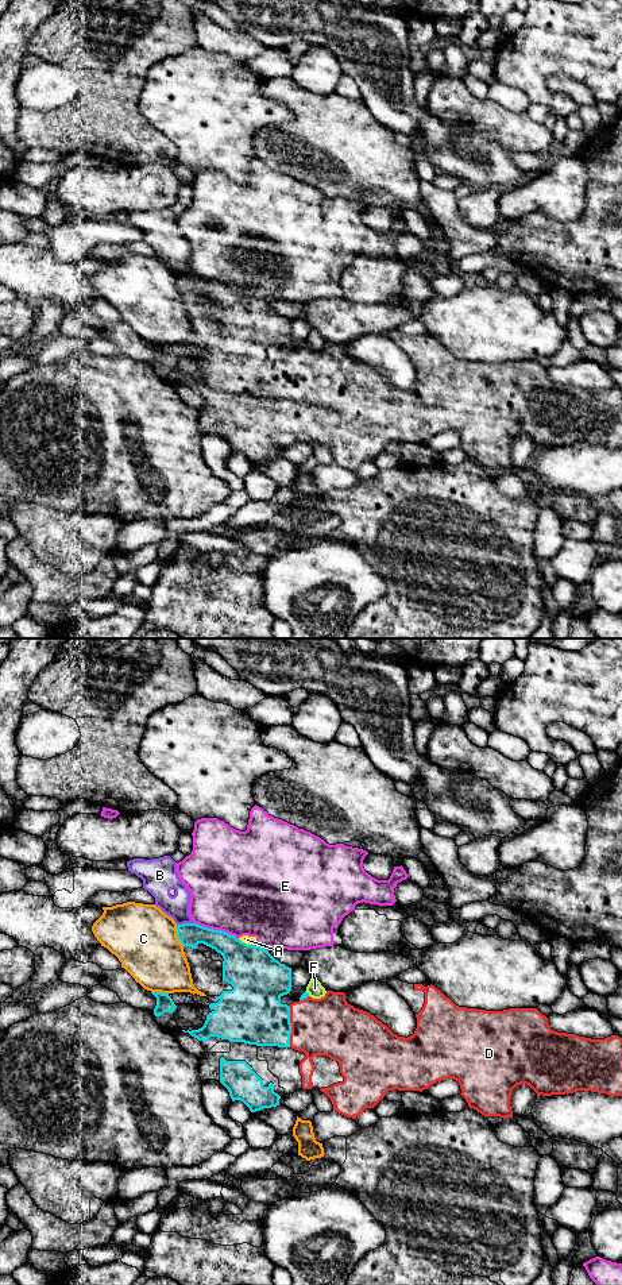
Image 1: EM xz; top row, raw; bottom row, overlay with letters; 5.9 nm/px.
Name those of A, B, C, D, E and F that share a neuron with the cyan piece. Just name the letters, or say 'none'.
D

